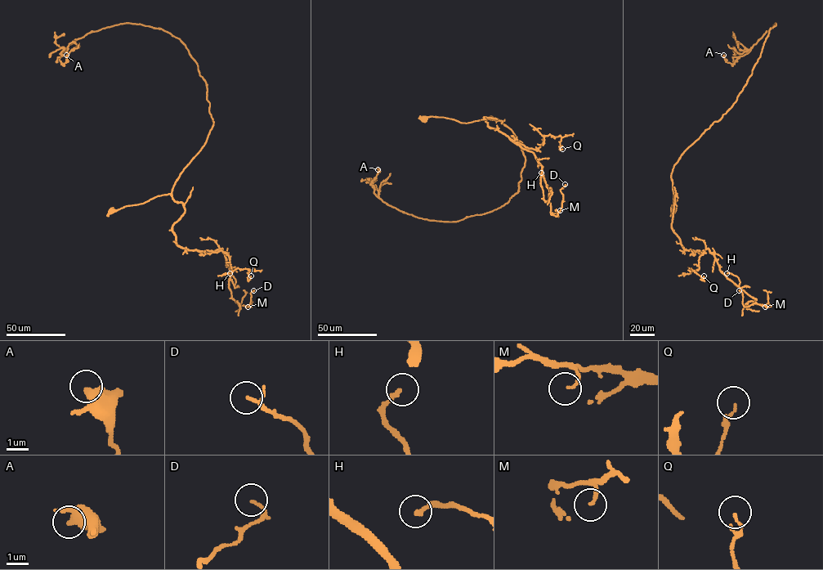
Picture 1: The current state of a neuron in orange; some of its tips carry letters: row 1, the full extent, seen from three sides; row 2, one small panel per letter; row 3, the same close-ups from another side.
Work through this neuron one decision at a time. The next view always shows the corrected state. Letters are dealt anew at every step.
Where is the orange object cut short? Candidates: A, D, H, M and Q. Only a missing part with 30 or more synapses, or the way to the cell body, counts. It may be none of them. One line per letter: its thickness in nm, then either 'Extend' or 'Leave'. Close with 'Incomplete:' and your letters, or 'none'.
A: Thickness 500 nm. Leave
D: Thickness 100 nm. Leave
H: Thickness 180 nm. Leave
M: Thickness 130 nm. Leave
Q: Thickness 90 nm. Leave
Incomplete: none

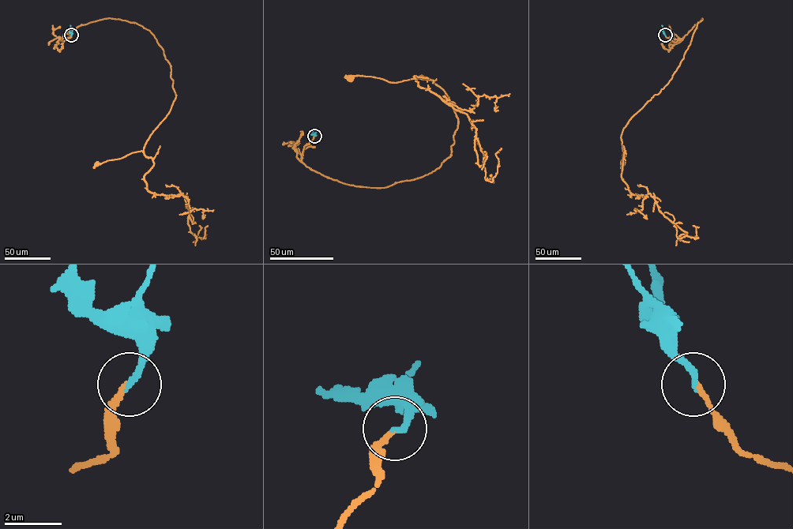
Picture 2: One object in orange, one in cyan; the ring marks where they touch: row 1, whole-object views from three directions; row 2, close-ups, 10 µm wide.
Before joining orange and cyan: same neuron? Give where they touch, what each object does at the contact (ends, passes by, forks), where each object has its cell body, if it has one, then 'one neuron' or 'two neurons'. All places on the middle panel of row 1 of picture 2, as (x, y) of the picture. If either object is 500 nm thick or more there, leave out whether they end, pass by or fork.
place (314, 136); orange ends; cyan ends; soma orange (348, 77); soma cyan none; one neuron

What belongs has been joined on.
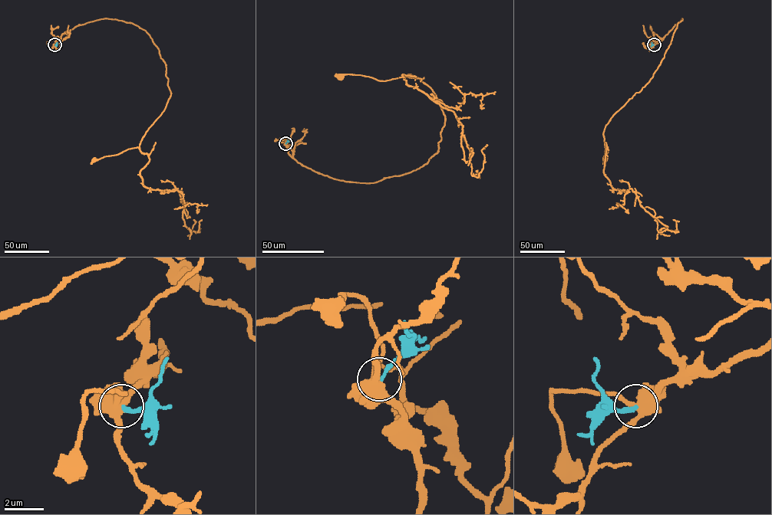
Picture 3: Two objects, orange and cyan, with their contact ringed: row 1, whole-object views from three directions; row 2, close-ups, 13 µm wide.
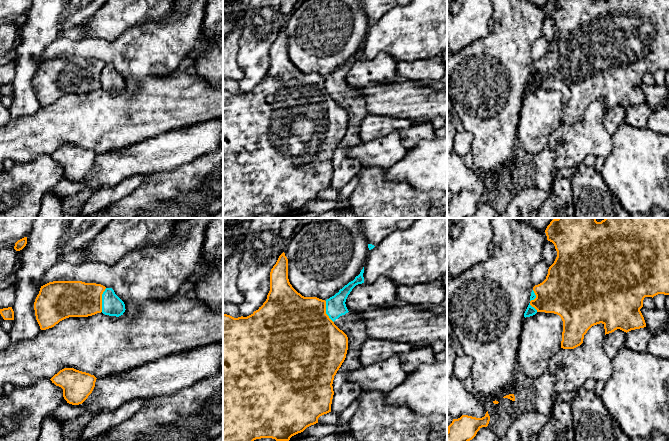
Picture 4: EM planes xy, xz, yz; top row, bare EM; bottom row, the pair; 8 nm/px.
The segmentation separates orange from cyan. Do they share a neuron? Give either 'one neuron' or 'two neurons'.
two neurons

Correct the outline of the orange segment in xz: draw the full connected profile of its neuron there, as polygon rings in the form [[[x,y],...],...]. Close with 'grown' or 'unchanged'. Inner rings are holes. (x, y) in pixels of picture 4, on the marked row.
[[[283,252],[270,272],[270,291],[266,301],[258,310],[247,317],[234,318],[223,314],[223,442],[253,442],[256,439],[272,438],[289,441],[307,427],[318,423],[318,418],[331,412],[334,395],[333,380],[346,358],[348,337],[326,314],[326,301],[317,297],[304,297],[290,284],[288,279],[288,259]]]; unchanged

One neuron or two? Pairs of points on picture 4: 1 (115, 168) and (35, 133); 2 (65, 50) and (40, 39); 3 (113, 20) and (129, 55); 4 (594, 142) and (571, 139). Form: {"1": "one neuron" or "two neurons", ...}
{"1": "one neuron", "2": "two neurons", "3": "two neurons", "4": "one neuron"}

